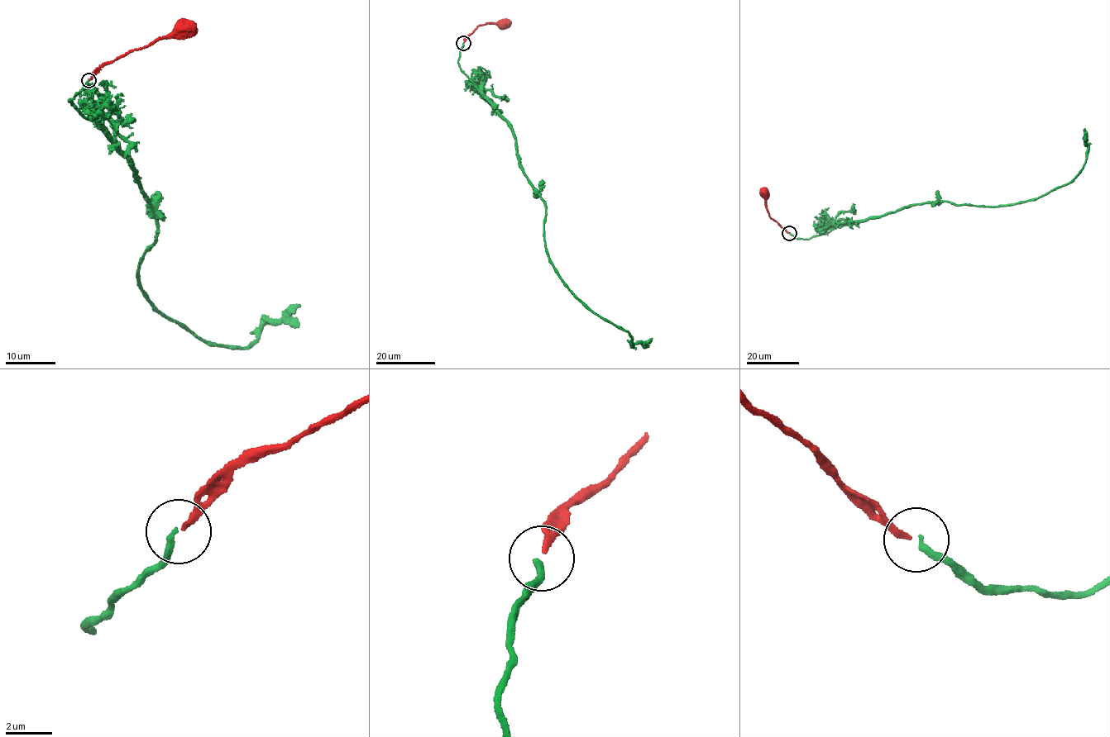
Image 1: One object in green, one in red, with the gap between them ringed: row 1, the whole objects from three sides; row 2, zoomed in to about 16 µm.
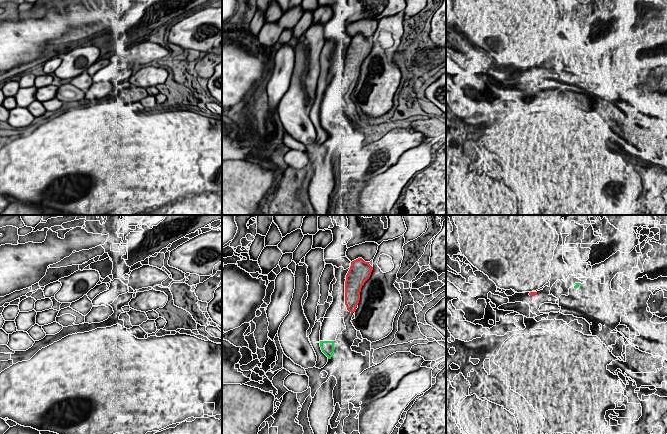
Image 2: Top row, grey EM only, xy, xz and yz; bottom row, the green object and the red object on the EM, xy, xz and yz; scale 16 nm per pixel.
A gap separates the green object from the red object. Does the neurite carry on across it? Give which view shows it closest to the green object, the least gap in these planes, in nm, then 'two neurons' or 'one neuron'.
xz | 550 nm | one neuron

